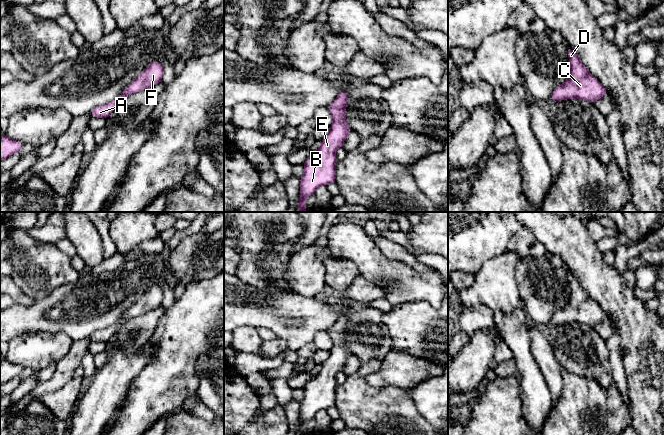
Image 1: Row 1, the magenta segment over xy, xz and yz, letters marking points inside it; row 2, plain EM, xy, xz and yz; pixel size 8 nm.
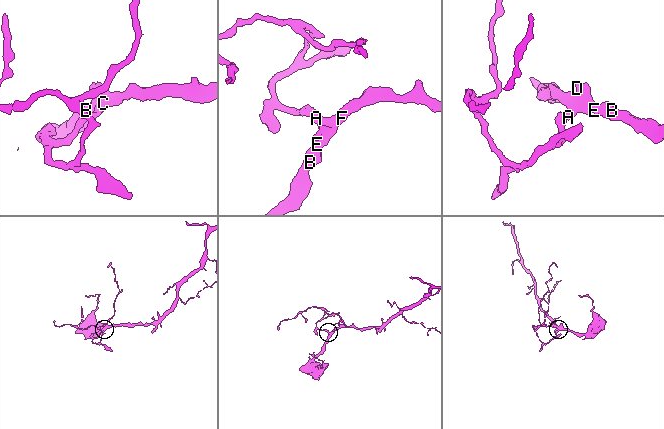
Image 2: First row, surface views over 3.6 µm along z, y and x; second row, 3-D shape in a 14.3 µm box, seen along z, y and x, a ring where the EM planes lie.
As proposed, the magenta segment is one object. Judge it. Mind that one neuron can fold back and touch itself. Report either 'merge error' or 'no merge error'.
no merge error

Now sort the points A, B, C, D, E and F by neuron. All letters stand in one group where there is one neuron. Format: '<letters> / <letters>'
A B C D E F

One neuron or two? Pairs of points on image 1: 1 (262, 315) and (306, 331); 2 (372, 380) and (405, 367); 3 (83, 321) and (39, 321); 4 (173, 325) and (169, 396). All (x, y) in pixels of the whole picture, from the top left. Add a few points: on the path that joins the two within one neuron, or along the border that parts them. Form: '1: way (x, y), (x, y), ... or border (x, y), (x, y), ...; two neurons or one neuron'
1: way (273, 317), (285, 329), (295, 329); one neuron
2: way (380, 379), (397, 370); one neuron
3: way (72, 321), (50, 321); one neuron
4: way (173, 343), (172, 369), (169, 378); one neuron

